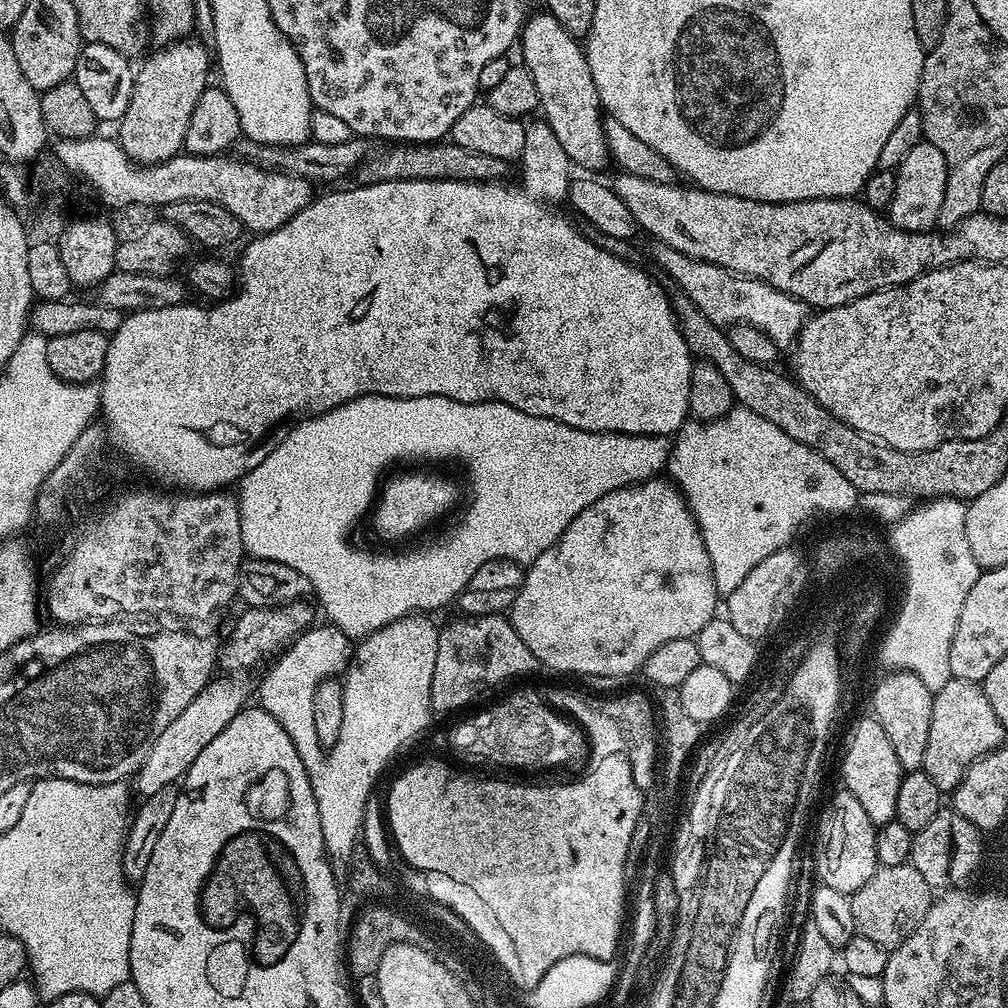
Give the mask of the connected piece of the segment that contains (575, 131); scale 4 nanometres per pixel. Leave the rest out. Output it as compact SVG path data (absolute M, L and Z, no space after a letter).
M551 14L536 16L527 21L519 37L519 47L524 47L523 67L534 78L538 86L540 99L539 111L547 120L554 138L558 138L565 157L592 174L600 174L604 167L609 167L610 157L598 90L594 86L594 74L590 74L590 62L581 41L562 30L559 22Z

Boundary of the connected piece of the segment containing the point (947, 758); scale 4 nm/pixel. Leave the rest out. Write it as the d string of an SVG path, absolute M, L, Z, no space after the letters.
M950 679L932 697L930 735L922 770L930 774L941 794L951 794L962 782L968 767L987 752L999 748L1005 740L1006 730L998 722L998 714L994 714L990 702L986 702L983 687L974 680Z

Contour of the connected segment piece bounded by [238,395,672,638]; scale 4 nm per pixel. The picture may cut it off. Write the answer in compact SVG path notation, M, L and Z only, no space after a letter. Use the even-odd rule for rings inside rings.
M367 395L367 396L359 396L359 397L358 397L358 398L354 398L354 399L353 399L353 400L351 400L351 401L350 401L350 402L346 402L346 403L345 403L345 404L343 404L343 405L342 405L342 406L338 406L338 407L337 407L337 408L335 408L335 409L334 409L334 410L330 410L330 411L329 411L329 412L323 412L323 413L322 413L322 414L321 414L321 415L320 415L320 416L310 416L310 417L308 417L308 419L306 419L306 420L301 420L301 421L299 421L299 422L297 422L297 423L295 423L295 424L293 424L293 425L291 425L291 427L289 427L289 428L288 428L288 433L287 433L287 434L286 434L286 438L282 438L282 442L281 442L281 443L280 443L280 445L278 445L278 447L276 447L276 448L275 448L275 449L274 449L274 450L270 450L270 454L266 454L266 458L262 458L262 462L261 462L261 463L260 463L260 464L259 464L259 465L258 465L258 466L254 466L254 470L250 470L250 471L249 471L249 472L248 472L248 473L246 473L246 474L245 474L245 476L244 476L244 479L243 479L243 480L241 480L241 481L239 481L239 484L238 484L238 489L239 489L239 488L240 488L240 492L239 492L239 491L238 491L238 503L239 503L239 506L240 506L240 525L241 525L241 526L242 526L242 542L243 542L243 543L244 543L244 550L245 550L245 553L247 553L247 555L248 555L248 556L249 556L249 557L252 557L252 558L255 558L255 559L257 559L257 560L273 560L273 561L274 561L274 562L282 562L282 563L283 563L283 564L285 564L285 565L286 565L286 566L291 566L291 568L293 568L293 570L298 570L298 574L302 574L302 575L303 575L303 576L305 576L305 577L306 577L306 579L307 579L307 580L309 580L309 581L310 581L310 582L311 582L311 584L312 584L312 592L313 592L313 593L314 593L314 596L317 596L317 598L318 598L318 599L320 599L320 604L321 604L321 605L320 605L320 604L319 604L319 607L320 607L320 608L321 608L321 609L322 609L322 612L323 612L323 608L322 608L322 607L324 607L324 612L325 612L325 614L326 614L326 615L328 615L328 616L329 616L329 618L327 618L327 619L328 619L328 620L329 620L329 621L331 621L331 623L332 623L332 624L333 624L333 625L335 625L335 626L337 626L337 627L338 627L338 628L340 628L340 629L341 629L341 630L342 630L342 631L344 631L344 632L345 632L345 633L346 633L346 635L348 635L348 636L350 636L350 637L351 637L351 638L363 638L363 637L365 637L365 636L369 636L369 634L371 634L371 632L376 632L376 631L377 631L377 630L379 630L379 628L381 628L381 627L382 627L382 626L386 626L386 625L387 625L387 624L389 624L389 623L390 623L390 622L391 622L391 621L392 621L392 620L401 620L401 619L402 619L402 618L403 618L403 617L404 617L404 616L411 616L411 615L413 615L413 614L432 614L432 611L434 611L434 610L435 610L435 608L440 608L440 607L442 607L442 606L443 606L443 604L448 604L448 603L450 603L450 602L451 602L451 600L452 600L452 603L453 603L453 601L455 601L455 600L456 600L456 599L457 599L457 597L459 597L459 595L460 595L460 593L461 593L461 592L463 592L463 591L464 591L464 587L465 587L465 586L467 586L467 585L468 585L468 583L469 583L469 582L470 582L470 578L471 578L471 577L472 577L472 576L473 576L473 575L474 575L474 574L475 574L475 573L476 573L476 571L477 571L477 570L478 570L478 566L482 566L482 565L483 565L483 564L485 564L485 563L486 563L486 562L490 562L490 561L491 561L491 560L515 560L515 561L516 561L516 563L517 563L517 564L519 564L519 565L521 565L521 566L527 566L527 565L529 565L529 564L531 564L531 563L532 563L532 561L534 561L534 560L536 560L536 559L538 559L538 558L539 558L539 556L540 556L540 555L541 555L541 554L542 554L542 553L543 553L543 552L545 552L545 550L547 550L547 549L548 549L548 548L549 548L549 547L550 547L550 546L554 546L554 542L558 542L558 541L559 541L559 540L560 540L560 535L562 535L562 533L564 533L564 531L565 531L565 530L566 530L566 526L570 526L570 522L574 522L574 518L578 518L578 514L579 514L579 513L580 513L580 512L581 512L581 511L582 511L582 510L586 510L586 506L590 506L590 505L591 505L591 504L593 504L593 503L594 503L594 502L598 502L598 498L602 498L602 497L603 497L603 496L605 496L605 495L606 495L606 494L610 494L610 493L611 493L611 492L613 492L613 491L614 491L614 490L618 490L618 489L619 489L619 488L625 488L625 487L626 487L626 486L630 486L630 485L631 485L631 484L638 484L638 483L640 483L640 481L641 481L641 480L650 480L650 479L653 479L653 478L656 478L656 477L659 477L659 476L660 476L660 475L661 475L661 473L663 473L663 472L664 472L664 471L665 471L665 469L667 469L667 467L668 467L668 457L669 457L669 456L671 456L671 455L672 455L672 440L671 440L671 439L669 439L669 437L666 437L666 436L635 436L635 435L634 435L634 434L622 434L622 433L621 433L621 432L587 432L587 431L586 431L586 430L578 430L578 429L577 429L577 428L575 428L575 427L574 427L574 426L566 426L566 425L565 425L565 424L563 424L563 423L562 423L562 422L558 422L558 421L557 421L557 420L551 420L551 419L550 419L550 418L538 418L538 417L537 417L537 416L535 416L535 415L534 415L534 414L522 414L522 410L514 410L514 406L506 406L506 405L505 405L505 404L503 404L503 403L502 403L502 402L482 402L482 403L481 403L481 404L467 404L467 403L466 403L466 402L454 402L454 401L453 401L453 400L451 400L451 399L450 399L450 398L442 398L442 397L441 397L441 396L419 396L419 397L418 397L418 398L402 398L402 397L401 397L401 396L369 396L369 395ZM395 460L453 460L453 462L454 462L454 463L456 463L456 464L461 464L461 466L462 466L462 467L464 467L464 468L465 468L465 470L466 470L466 471L468 471L468 488L469 488L469 490L470 490L470 491L472 491L472 501L470 501L470 502L469 502L469 504L468 504L468 509L466 509L466 510L465 510L465 512L464 512L464 517L462 517L462 518L461 518L461 520L460 520L460 525L458 525L458 526L457 526L457 528L456 528L456 529L454 529L454 530L453 530L453 532L448 532L448 533L446 533L446 534L445 534L445 536L442 536L442 537L440 537L440 538L439 538L439 539L438 539L438 540L432 540L432 541L430 541L430 542L429 542L429 544L420 544L420 545L418 545L418 546L417 546L417 548L408 548L408 549L406 549L406 550L405 550L405 552L371 552L371 550L370 550L370 549L368 549L368 548L359 548L359 546L358 546L358 545L356 545L356 544L351 544L351 542L350 542L350 541L348 541L348 539L350 539L350 538L351 538L351 536L352 536L352 527L354 527L354 526L355 526L355 524L356 524L356 523L358 523L358 522L359 522L359 520L360 520L360 519L362 519L362 518L363 518L363 516L364 516L364 515L365 515L365 516L364 516L364 519L365 519L365 517L367 517L367 516L368 516L368 515L369 515L369 512L370 512L370 509L371 509L371 508L372 508L372 507L373 507L373 504L374 504L374 501L375 501L375 500L376 500L376 499L377 499L377 496L378 496L378 485L379 485L379 484L380 484L380 483L381 483L381 480L380 480L380 475L382 475L382 474L383 474L383 472L384 472L384 471L386 471L386 470L387 470L387 468L388 468L388 467L390 467L390 466L391 466L391 464L392 464L392 463L394 463L394 462L395 462Z

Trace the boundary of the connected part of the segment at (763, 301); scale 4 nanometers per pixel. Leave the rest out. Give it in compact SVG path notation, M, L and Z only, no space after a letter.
M657 243L655 247L656 260L672 279L671 283L681 288L686 298L690 298L690 302L694 302L694 306L698 306L698 310L710 318L710 322L721 326L749 324L765 332L777 346L795 345L796 338L810 315L809 305L777 288L771 288L765 280L739 276L717 264L682 254L682 250L674 250L668 244Z

